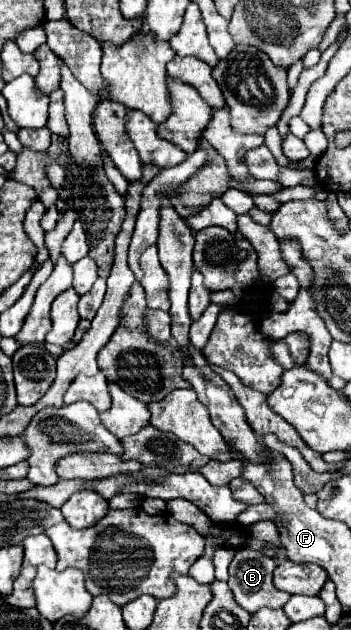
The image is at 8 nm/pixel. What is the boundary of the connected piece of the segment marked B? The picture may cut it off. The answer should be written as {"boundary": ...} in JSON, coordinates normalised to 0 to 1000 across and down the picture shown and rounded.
{"boundary":[[[681,871],[652,897],[652,935],[670,954],[726,973],[749,963],[801,967],[823,954],[823,941],[783,935],[778,929],[783,890],[744,875]]]}

